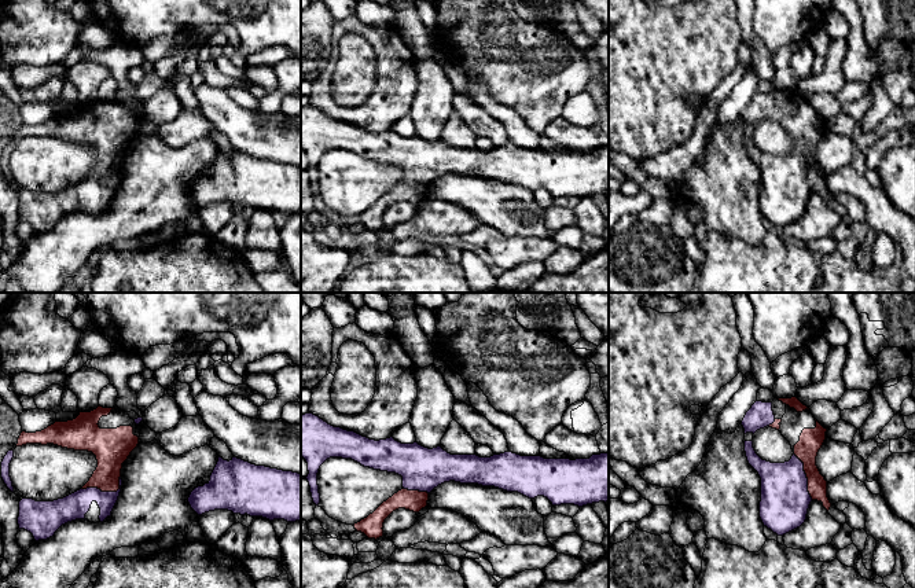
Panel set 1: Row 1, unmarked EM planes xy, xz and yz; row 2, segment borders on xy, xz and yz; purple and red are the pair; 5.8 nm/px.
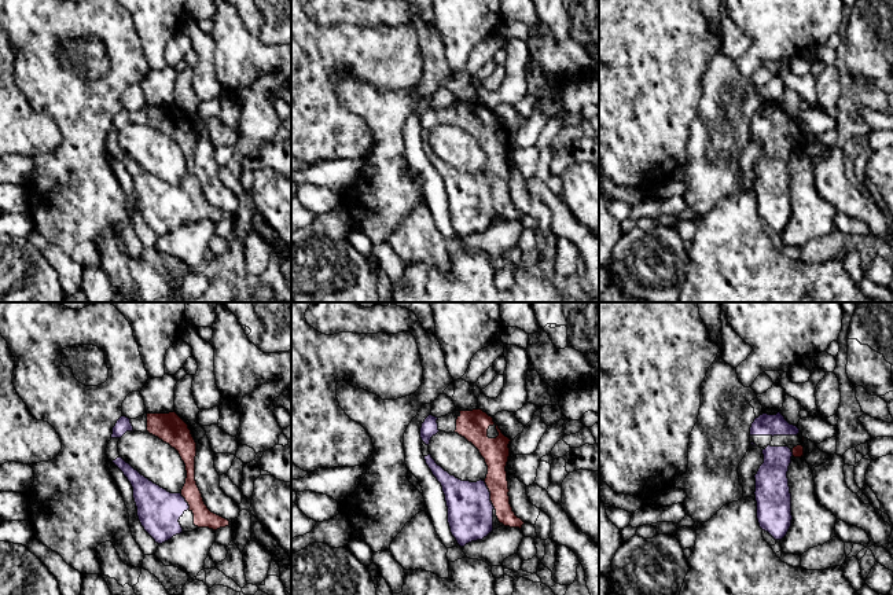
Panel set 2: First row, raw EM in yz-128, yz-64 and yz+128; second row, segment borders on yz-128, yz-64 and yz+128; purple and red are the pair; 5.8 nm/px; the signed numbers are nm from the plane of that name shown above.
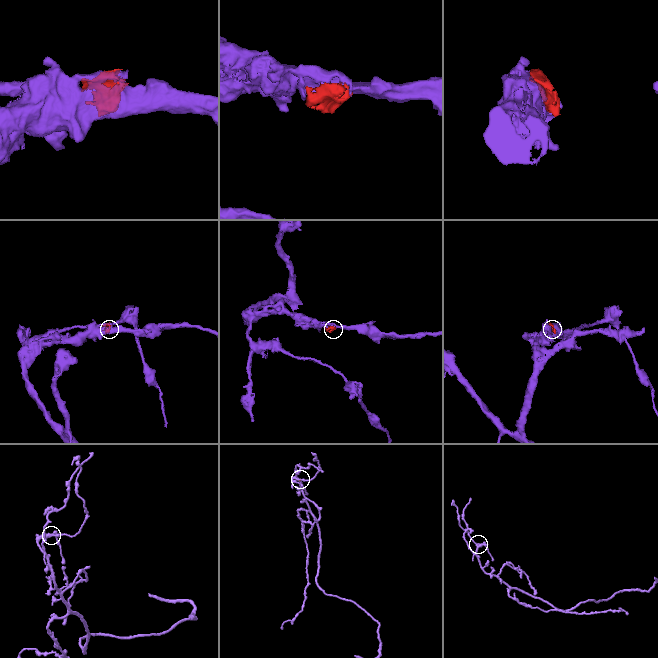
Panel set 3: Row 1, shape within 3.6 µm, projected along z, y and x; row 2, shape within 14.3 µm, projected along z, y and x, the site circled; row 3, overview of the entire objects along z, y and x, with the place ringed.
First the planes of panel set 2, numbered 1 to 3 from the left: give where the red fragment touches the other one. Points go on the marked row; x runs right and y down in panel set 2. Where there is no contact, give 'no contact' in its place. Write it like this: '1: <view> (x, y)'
1: yz-128 (186, 502)
2: yz-64 (489, 495)
3: yz+128 (792, 454)

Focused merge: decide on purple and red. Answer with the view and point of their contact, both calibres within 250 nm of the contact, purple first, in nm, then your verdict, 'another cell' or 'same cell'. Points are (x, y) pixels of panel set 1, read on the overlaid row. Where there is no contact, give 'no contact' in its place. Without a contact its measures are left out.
contact xy (106, 492); calibres 150 and 190 nm; same cell

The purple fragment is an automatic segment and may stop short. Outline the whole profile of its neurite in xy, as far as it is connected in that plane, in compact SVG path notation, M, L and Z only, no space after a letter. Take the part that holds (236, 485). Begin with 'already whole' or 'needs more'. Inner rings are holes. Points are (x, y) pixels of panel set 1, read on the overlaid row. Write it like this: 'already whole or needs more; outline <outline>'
already whole; outline M218 456L210 481L195 488L188 503L198 515L228 510L269 521L301 521L301 474Z

